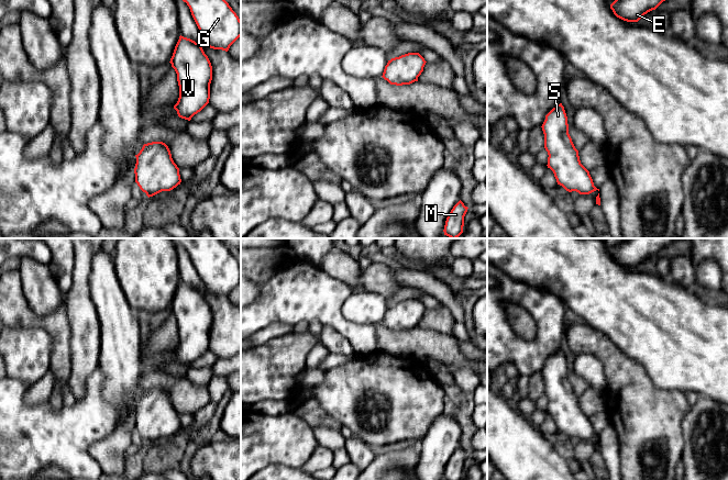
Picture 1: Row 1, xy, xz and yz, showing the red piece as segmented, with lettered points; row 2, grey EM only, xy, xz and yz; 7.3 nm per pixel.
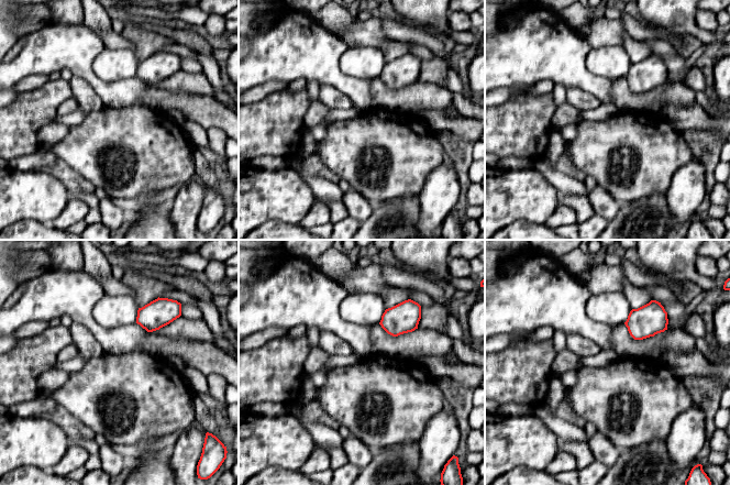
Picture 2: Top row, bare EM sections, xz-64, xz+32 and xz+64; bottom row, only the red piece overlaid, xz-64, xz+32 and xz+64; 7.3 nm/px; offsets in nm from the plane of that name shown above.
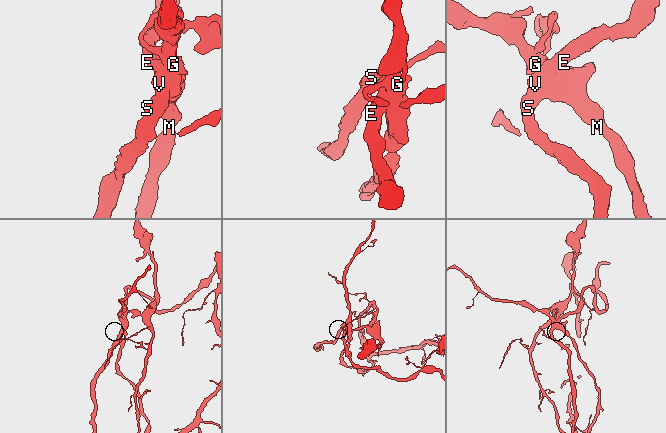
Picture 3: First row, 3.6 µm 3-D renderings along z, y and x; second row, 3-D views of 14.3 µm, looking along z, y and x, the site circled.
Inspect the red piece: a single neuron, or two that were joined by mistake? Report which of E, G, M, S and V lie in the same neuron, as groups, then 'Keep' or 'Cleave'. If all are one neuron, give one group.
Groups: E G M S V. Keep

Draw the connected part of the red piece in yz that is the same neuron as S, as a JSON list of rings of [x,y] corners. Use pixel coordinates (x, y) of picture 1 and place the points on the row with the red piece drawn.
[[[562,103],[553,108],[547,115],[542,124],[544,134],[544,148],[548,152],[548,168],[550,168],[556,179],[558,185],[566,191],[576,191],[580,194],[589,194],[596,190],[589,171],[581,164],[578,150],[575,148],[569,134],[567,116]]]

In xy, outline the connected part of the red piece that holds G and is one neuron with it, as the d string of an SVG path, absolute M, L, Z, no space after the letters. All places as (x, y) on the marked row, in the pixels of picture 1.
M183 0L190 9L191 15L207 45L213 49L228 52L241 36L241 20L225 0Z

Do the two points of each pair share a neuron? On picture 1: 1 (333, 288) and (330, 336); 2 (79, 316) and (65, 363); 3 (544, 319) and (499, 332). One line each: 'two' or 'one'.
1: two
2: two
3: one

